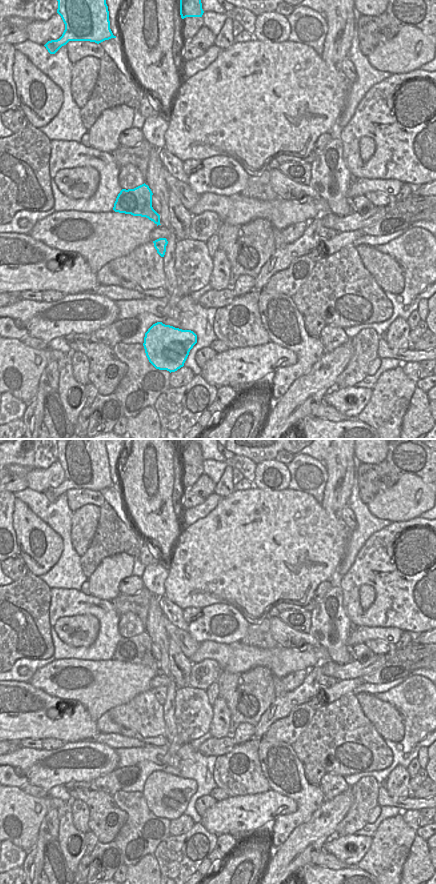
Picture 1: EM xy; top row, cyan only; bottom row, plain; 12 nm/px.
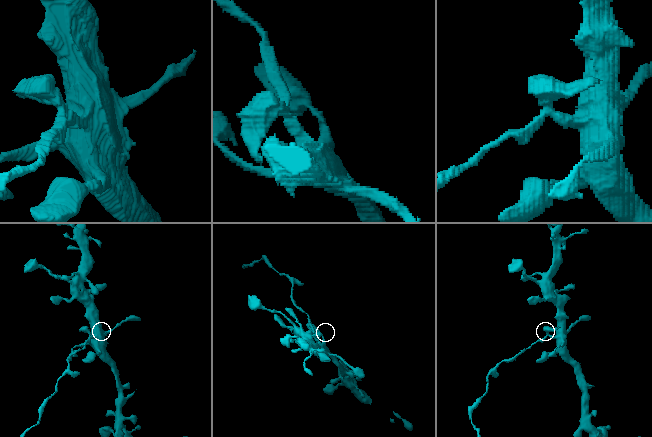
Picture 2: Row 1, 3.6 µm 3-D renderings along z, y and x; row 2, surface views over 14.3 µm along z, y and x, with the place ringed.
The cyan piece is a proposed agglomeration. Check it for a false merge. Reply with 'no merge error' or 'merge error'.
merge error

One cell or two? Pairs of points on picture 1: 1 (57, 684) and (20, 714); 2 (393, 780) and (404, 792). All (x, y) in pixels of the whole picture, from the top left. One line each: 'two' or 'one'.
1: two
2: one

